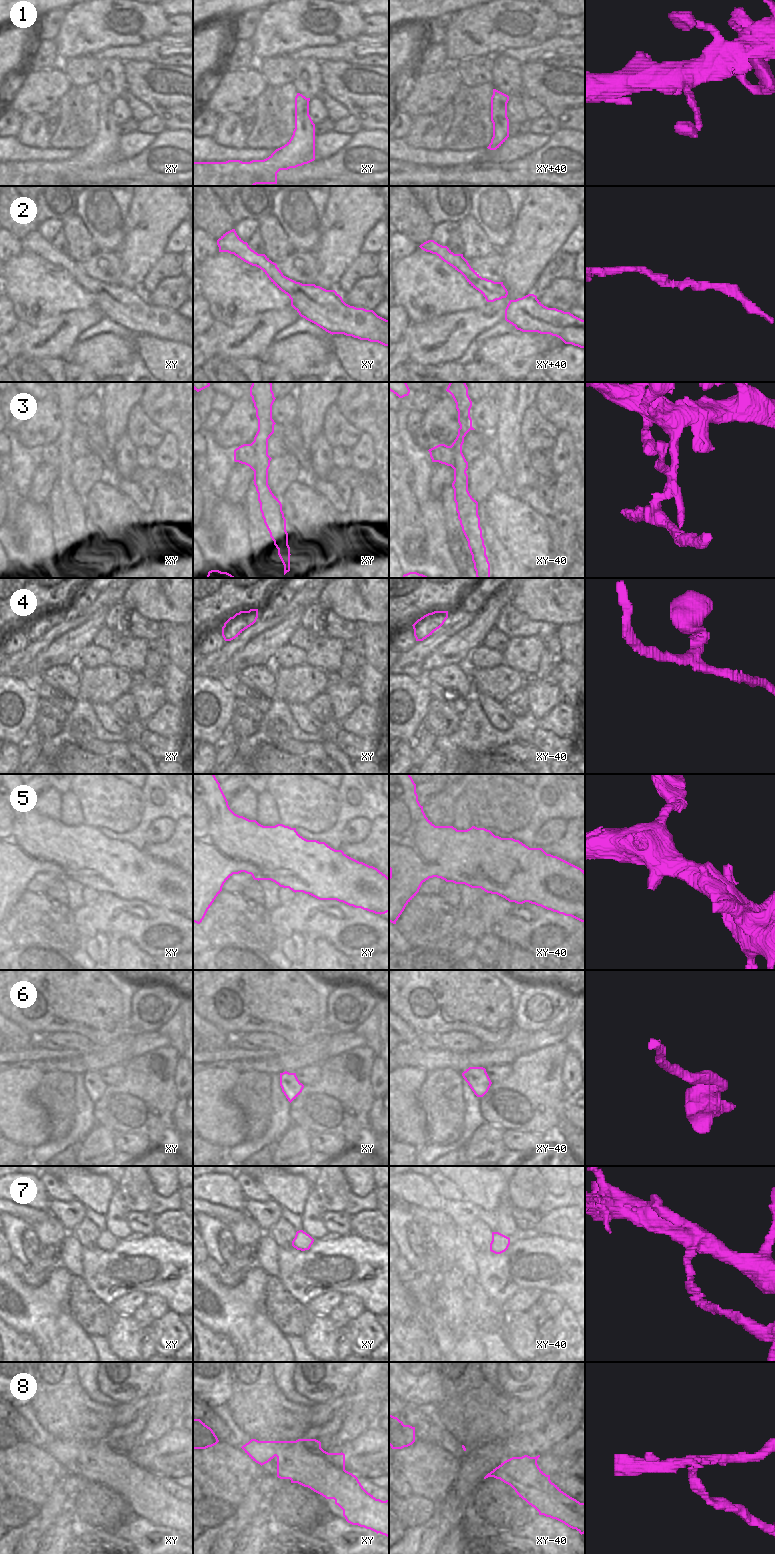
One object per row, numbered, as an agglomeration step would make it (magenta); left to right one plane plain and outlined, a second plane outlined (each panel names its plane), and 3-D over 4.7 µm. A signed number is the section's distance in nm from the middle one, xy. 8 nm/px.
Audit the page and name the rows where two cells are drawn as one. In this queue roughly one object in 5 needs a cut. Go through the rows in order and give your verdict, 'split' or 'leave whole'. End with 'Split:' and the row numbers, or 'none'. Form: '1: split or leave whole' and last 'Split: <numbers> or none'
1: leave whole
2: leave whole
3: split
4: leave whole
5: leave whole
6: leave whole
7: split
8: split
Split: 3, 7, 8

